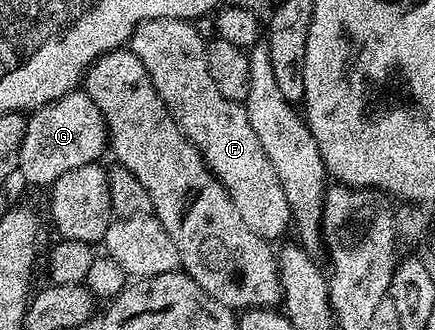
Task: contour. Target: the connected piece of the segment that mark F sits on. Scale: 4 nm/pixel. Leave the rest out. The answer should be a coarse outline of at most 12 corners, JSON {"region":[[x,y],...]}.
{"region":[[186,18],[139,22],[129,49],[257,236],[292,225],[281,180],[209,76]]}

